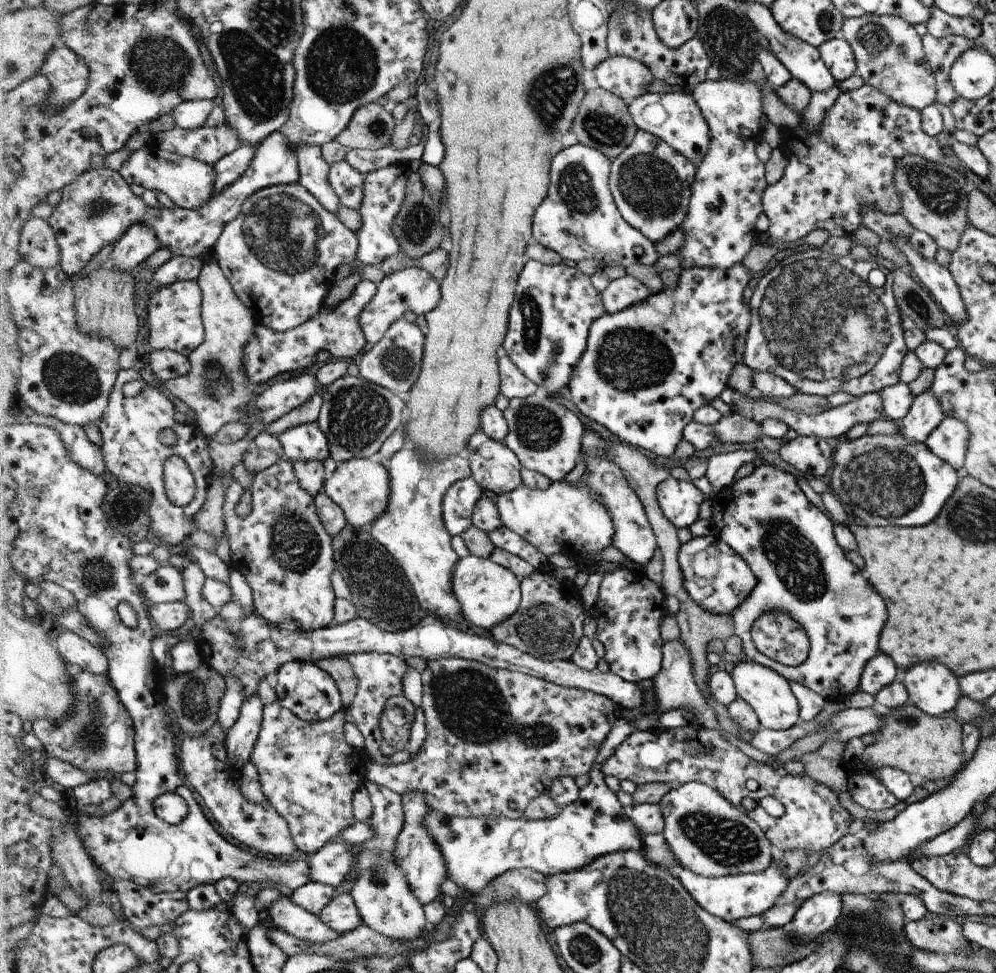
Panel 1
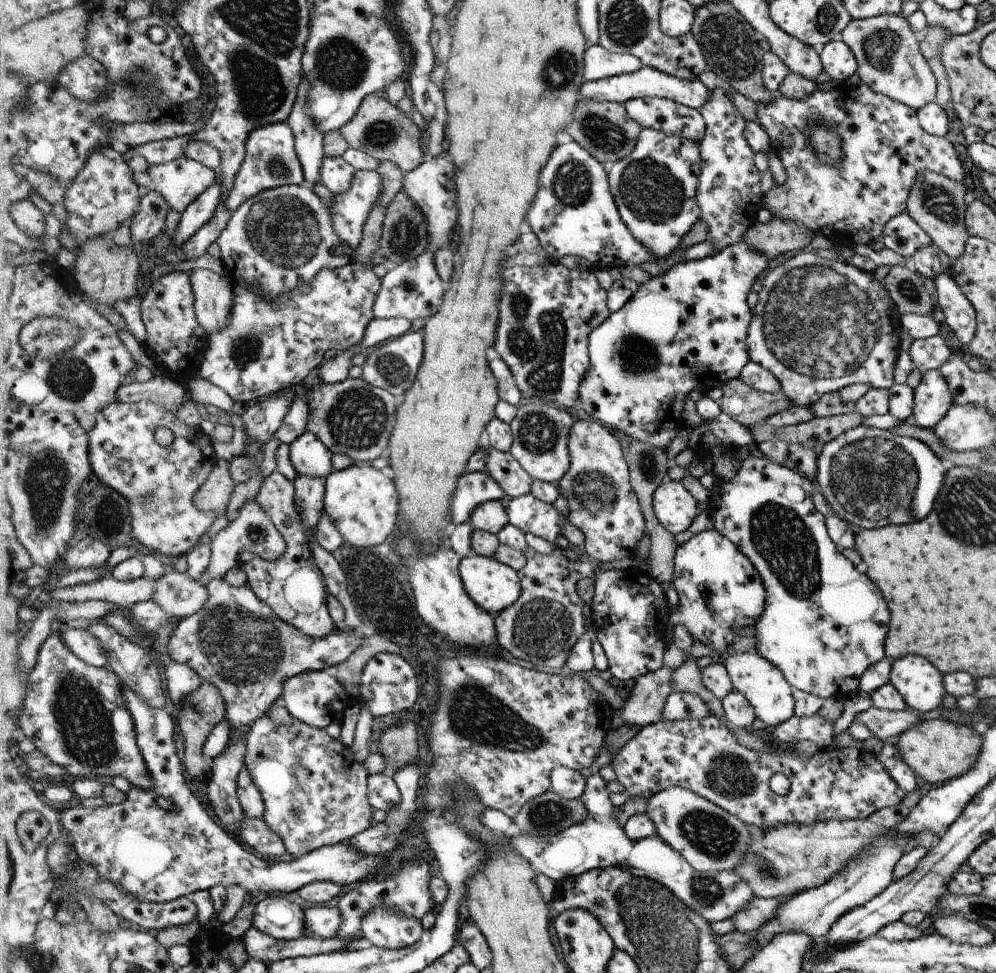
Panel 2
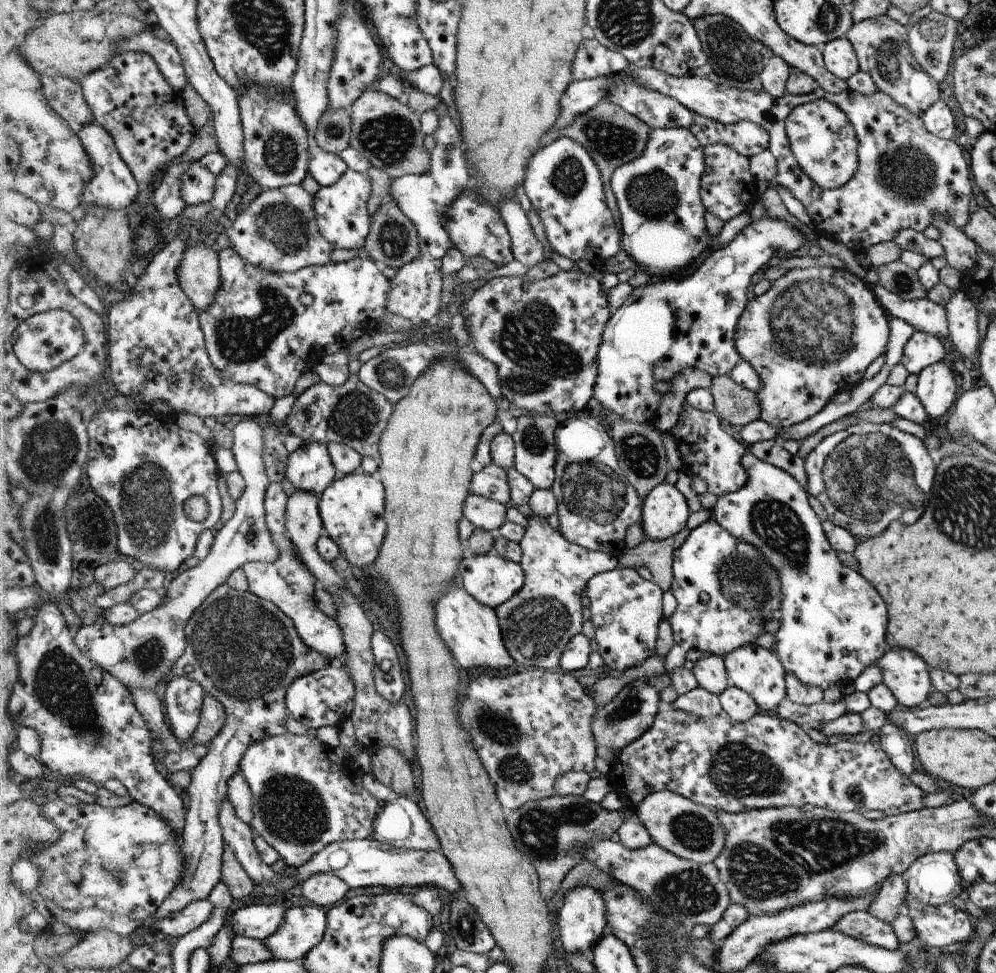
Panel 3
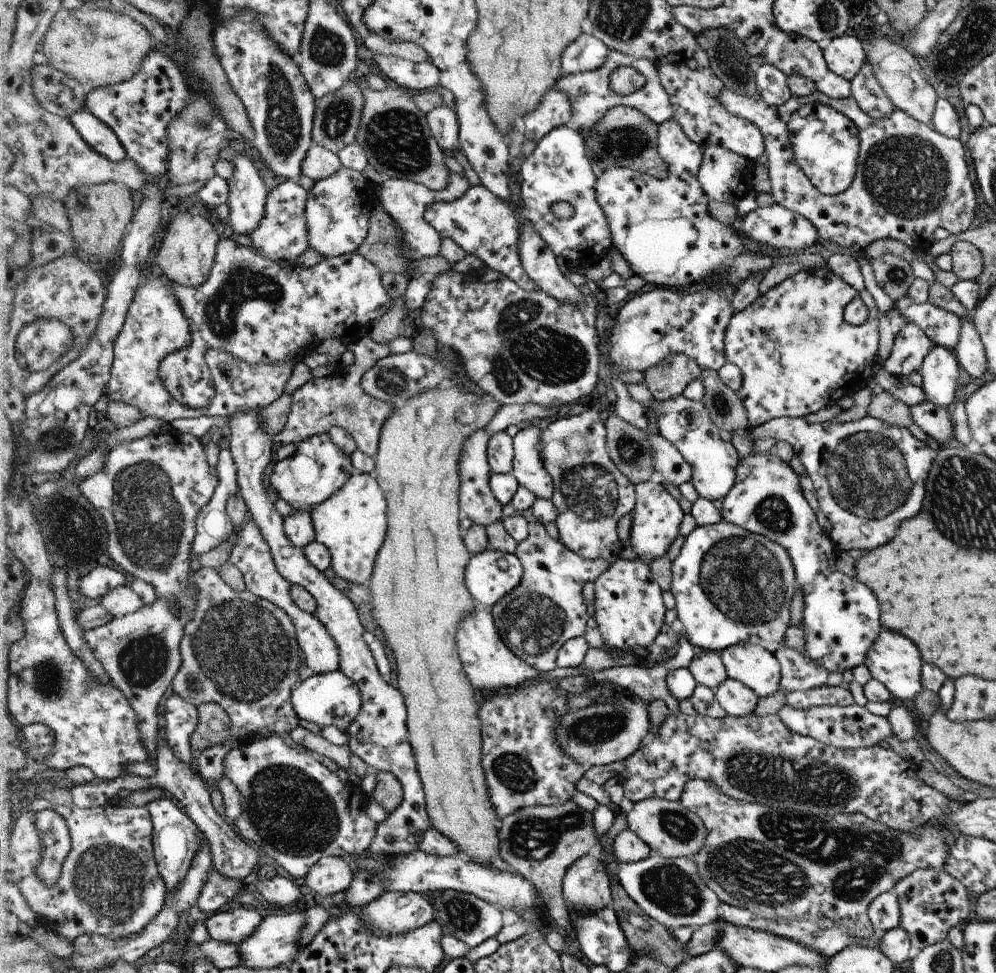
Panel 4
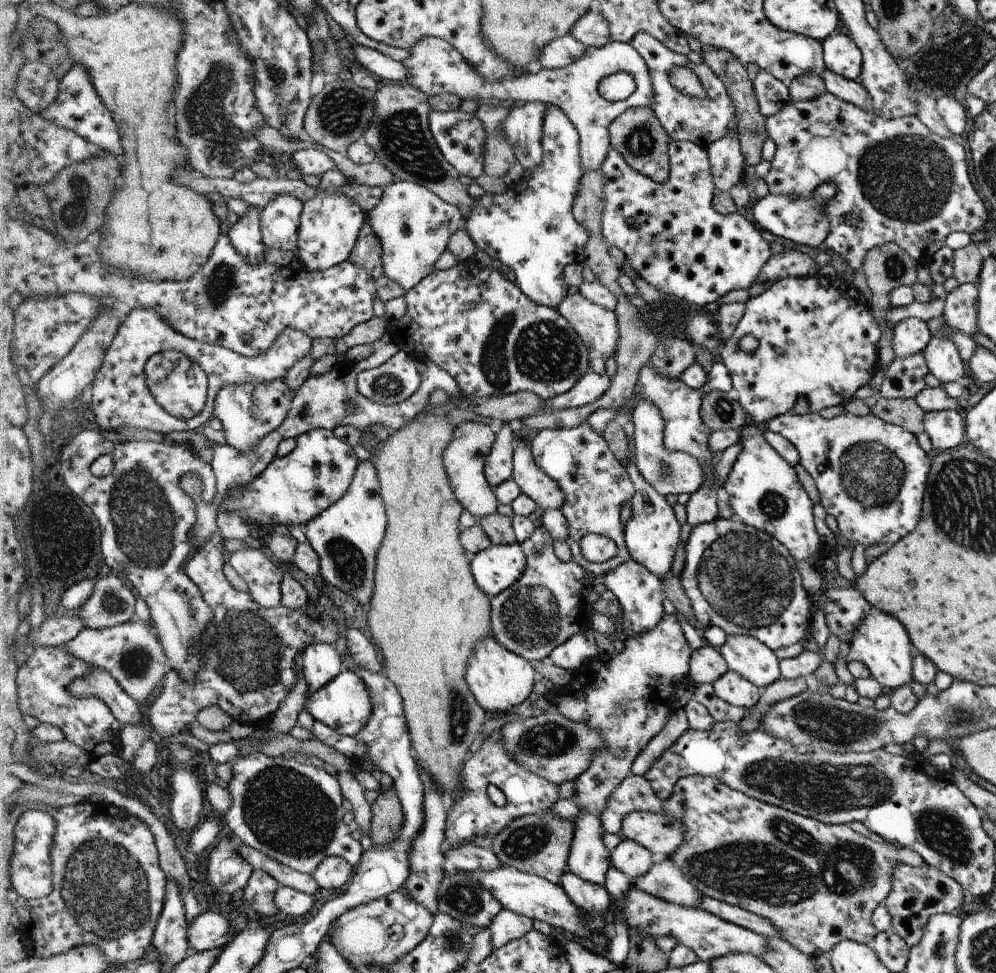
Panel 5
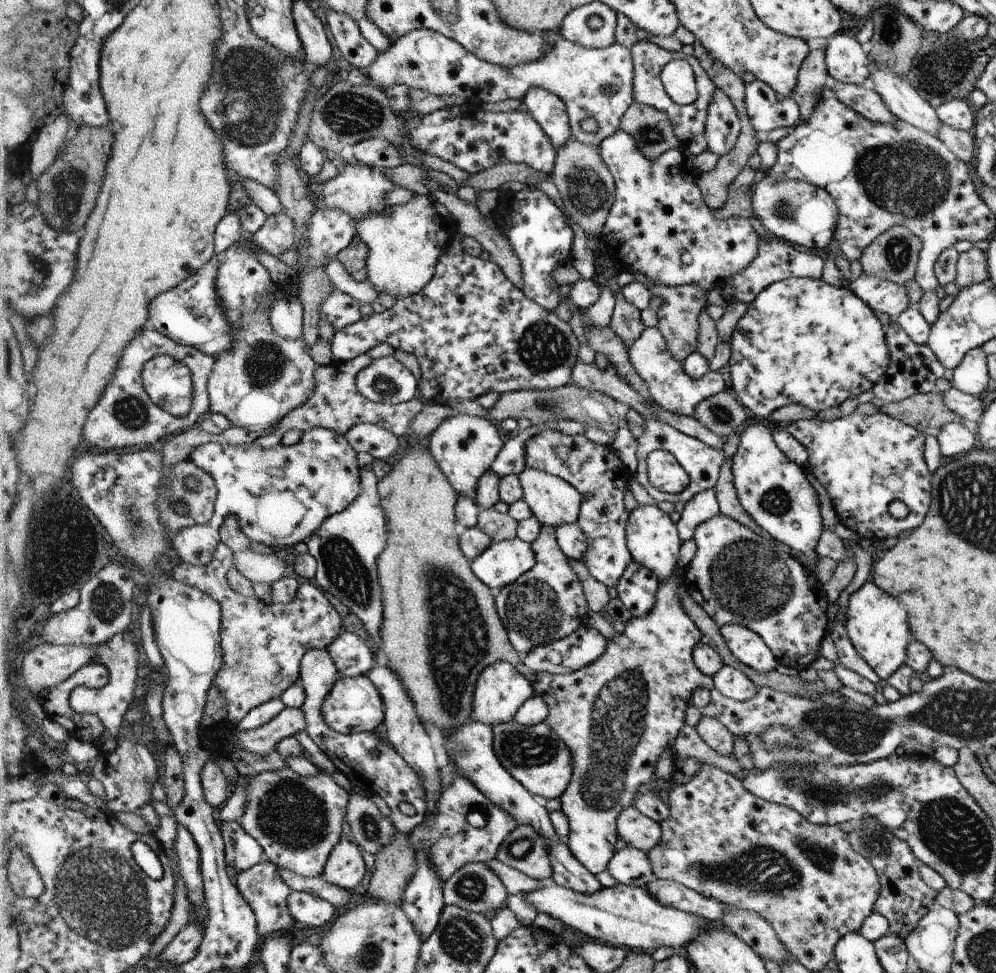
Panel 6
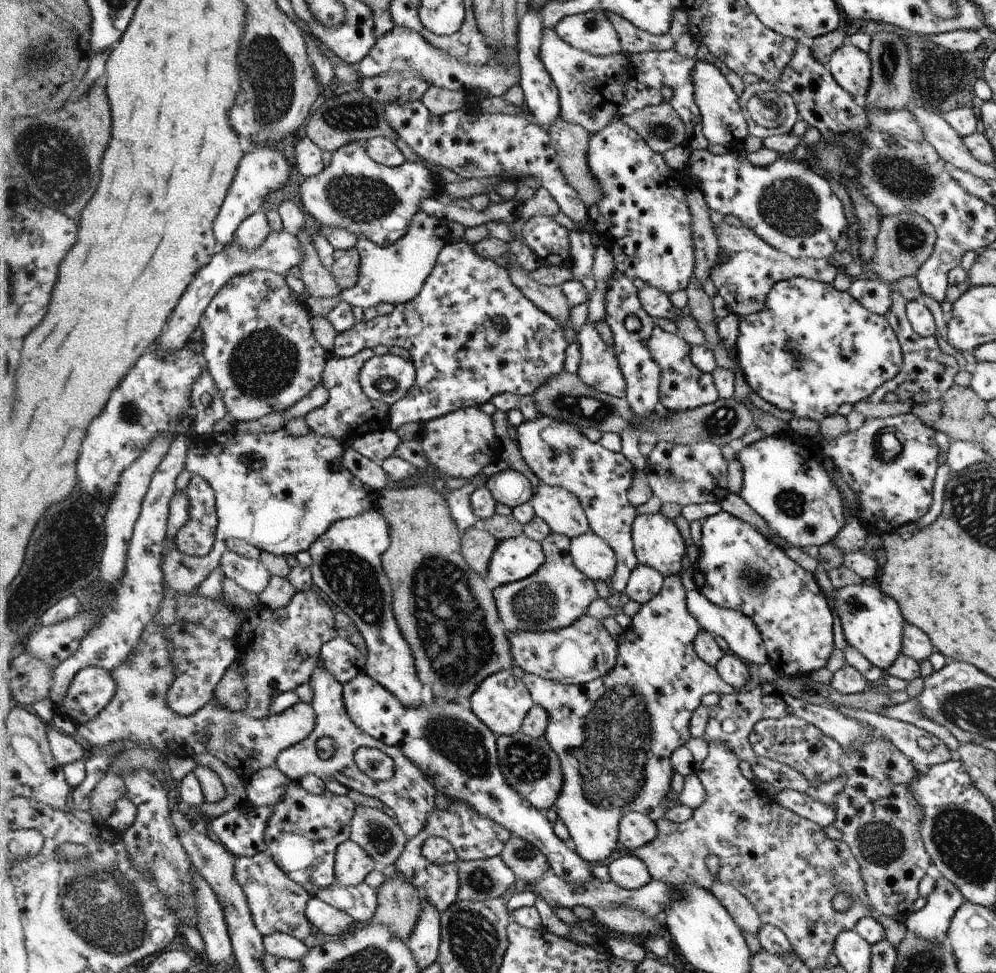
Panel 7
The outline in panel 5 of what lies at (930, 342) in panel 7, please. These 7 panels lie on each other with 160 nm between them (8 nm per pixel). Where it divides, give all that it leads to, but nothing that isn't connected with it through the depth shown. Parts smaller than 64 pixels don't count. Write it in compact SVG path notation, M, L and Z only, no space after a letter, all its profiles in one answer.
M923 351L911 354L910 357L896 357L886 368L885 377L879 394L885 399L913 399L926 387L924 377L930 373Z

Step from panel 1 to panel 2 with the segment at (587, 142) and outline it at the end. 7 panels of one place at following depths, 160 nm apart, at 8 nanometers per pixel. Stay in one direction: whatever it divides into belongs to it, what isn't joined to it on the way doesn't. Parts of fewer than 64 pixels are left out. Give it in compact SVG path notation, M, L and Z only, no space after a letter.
M580 100L574 118L565 130L581 147L586 148L601 164L609 167L627 157L638 144L643 127L628 114L624 103Z

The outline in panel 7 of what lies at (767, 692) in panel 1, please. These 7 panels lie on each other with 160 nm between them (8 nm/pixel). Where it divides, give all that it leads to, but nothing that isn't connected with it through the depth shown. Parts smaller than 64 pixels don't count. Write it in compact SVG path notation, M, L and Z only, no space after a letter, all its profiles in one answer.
M696 589L687 592L687 607L699 621L703 631L708 631L710 634L716 634L716 636L724 638L730 650L733 650L733 654L738 655L747 664L757 665L770 661L770 655L767 653L762 632L755 625L755 621L748 615L742 614L736 609L727 609L715 605Z

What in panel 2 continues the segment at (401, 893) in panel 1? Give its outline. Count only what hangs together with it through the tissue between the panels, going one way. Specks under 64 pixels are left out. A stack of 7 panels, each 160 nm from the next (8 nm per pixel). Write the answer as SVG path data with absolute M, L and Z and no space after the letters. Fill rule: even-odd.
M388 772L368 777L368 798L373 807L386 812L398 808L399 802L402 801L399 786L396 786L396 782ZM390 907L373 909L363 918L364 938L375 947L403 949L415 945L423 936L422 922Z

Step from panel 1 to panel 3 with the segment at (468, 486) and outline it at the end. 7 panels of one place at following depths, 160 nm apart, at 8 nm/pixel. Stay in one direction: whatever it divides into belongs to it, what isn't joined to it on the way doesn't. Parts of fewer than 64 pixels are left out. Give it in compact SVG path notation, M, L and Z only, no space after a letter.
M492 462L472 477L474 494L508 504L511 502L511 485L507 470Z

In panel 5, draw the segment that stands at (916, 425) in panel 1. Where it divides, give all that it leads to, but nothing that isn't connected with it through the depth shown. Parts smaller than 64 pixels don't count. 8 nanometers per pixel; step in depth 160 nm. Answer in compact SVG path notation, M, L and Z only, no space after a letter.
M950 333L931 335L930 344L923 353L929 372L940 380L941 386L950 381L962 382L964 374L956 372L962 372L965 364L960 360L959 347Z

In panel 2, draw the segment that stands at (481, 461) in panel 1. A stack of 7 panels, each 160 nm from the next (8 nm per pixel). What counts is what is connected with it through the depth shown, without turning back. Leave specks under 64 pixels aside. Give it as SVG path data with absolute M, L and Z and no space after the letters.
M487 447L487 473L503 487L505 494L518 498L531 492L533 478L510 453Z

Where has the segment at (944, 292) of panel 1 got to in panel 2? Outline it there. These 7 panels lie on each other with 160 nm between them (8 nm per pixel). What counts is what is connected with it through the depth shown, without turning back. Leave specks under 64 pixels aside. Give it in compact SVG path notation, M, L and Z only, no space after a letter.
M940 274L934 281L937 287L936 307L945 314L945 324L966 348L972 342L977 327L974 307L951 275Z

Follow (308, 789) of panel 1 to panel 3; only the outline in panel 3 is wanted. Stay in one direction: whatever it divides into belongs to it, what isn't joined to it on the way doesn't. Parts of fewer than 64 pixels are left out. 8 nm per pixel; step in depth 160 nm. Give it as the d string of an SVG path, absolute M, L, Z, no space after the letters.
M287 732L266 737L247 750L242 770L254 798L254 818L249 822L253 836L258 835L272 845L293 870L303 867L305 862L332 843L368 839L374 832L374 822L378 819L376 798L366 792L362 778L346 774L348 768L344 759L330 760L328 748L320 744L316 736L298 736Z

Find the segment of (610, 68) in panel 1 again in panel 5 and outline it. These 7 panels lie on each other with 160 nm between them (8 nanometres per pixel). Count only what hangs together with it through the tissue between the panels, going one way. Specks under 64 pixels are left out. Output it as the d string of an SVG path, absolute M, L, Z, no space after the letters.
M570 33L555 38L542 48L539 61L543 69L557 69L572 64L587 48Z

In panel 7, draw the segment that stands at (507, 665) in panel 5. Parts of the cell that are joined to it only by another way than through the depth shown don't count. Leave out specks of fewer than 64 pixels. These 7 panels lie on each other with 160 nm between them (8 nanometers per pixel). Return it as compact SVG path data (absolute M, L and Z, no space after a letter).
M501 670L486 678L471 696L470 708L496 736L513 735L522 730L523 722L530 712L534 699L526 683L515 677L511 670Z

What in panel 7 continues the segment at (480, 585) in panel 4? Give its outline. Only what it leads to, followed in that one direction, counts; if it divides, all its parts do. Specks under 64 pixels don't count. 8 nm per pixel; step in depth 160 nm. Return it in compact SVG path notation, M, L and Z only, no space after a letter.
M527 535L498 542L489 562L487 581L494 587L507 585L537 572L544 564L542 543Z

